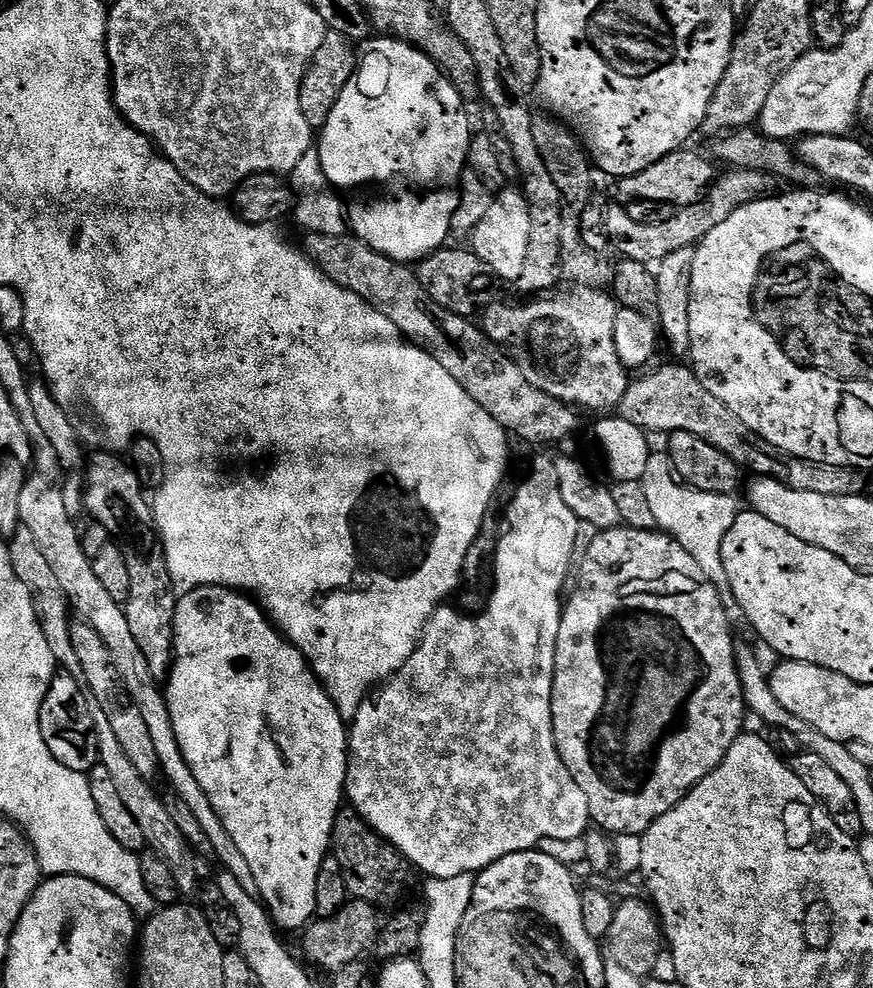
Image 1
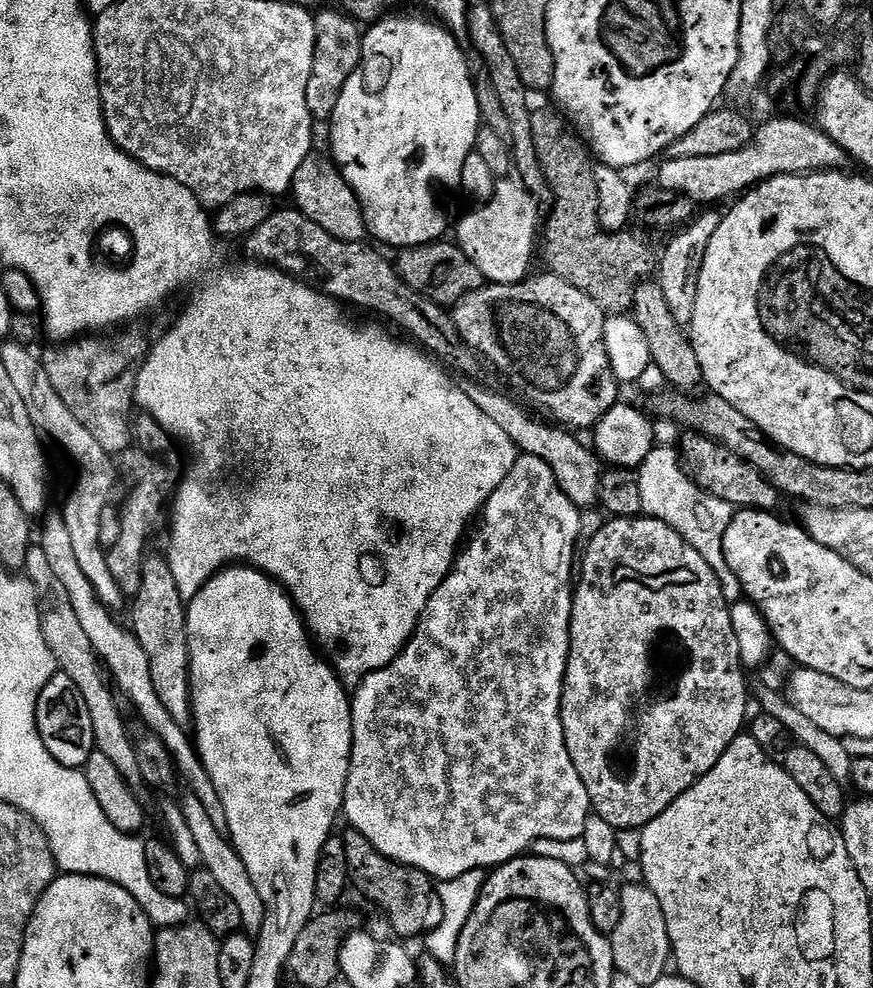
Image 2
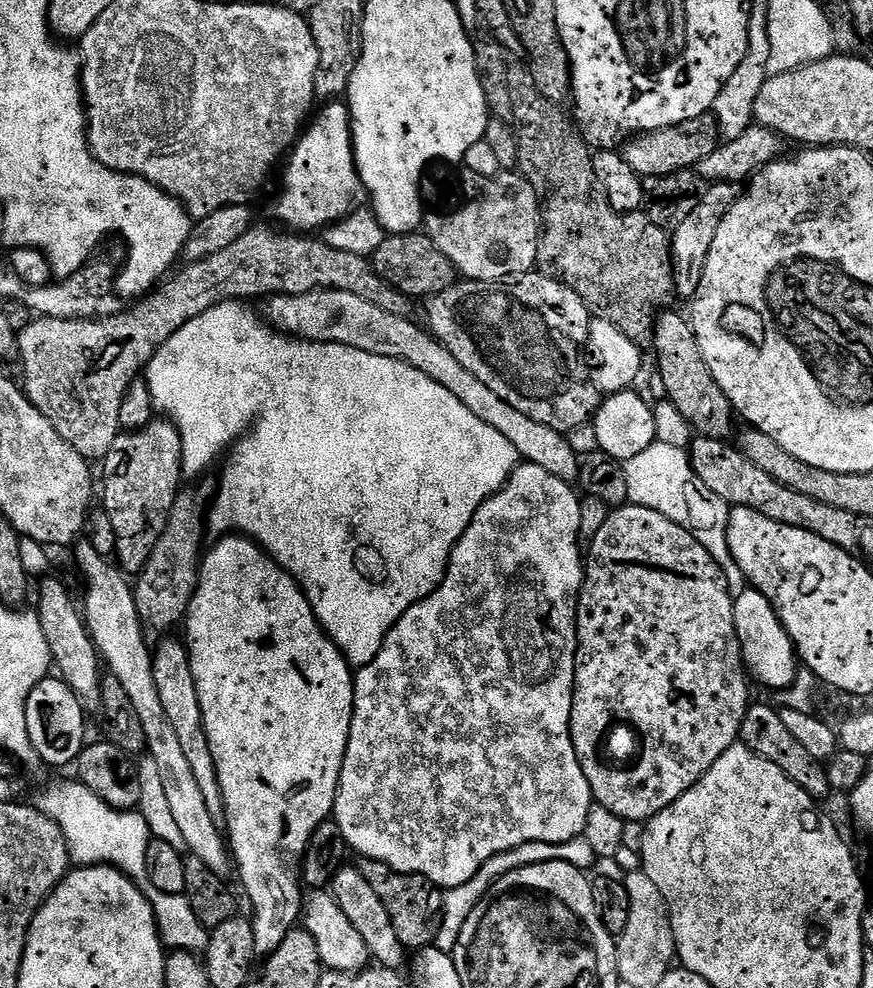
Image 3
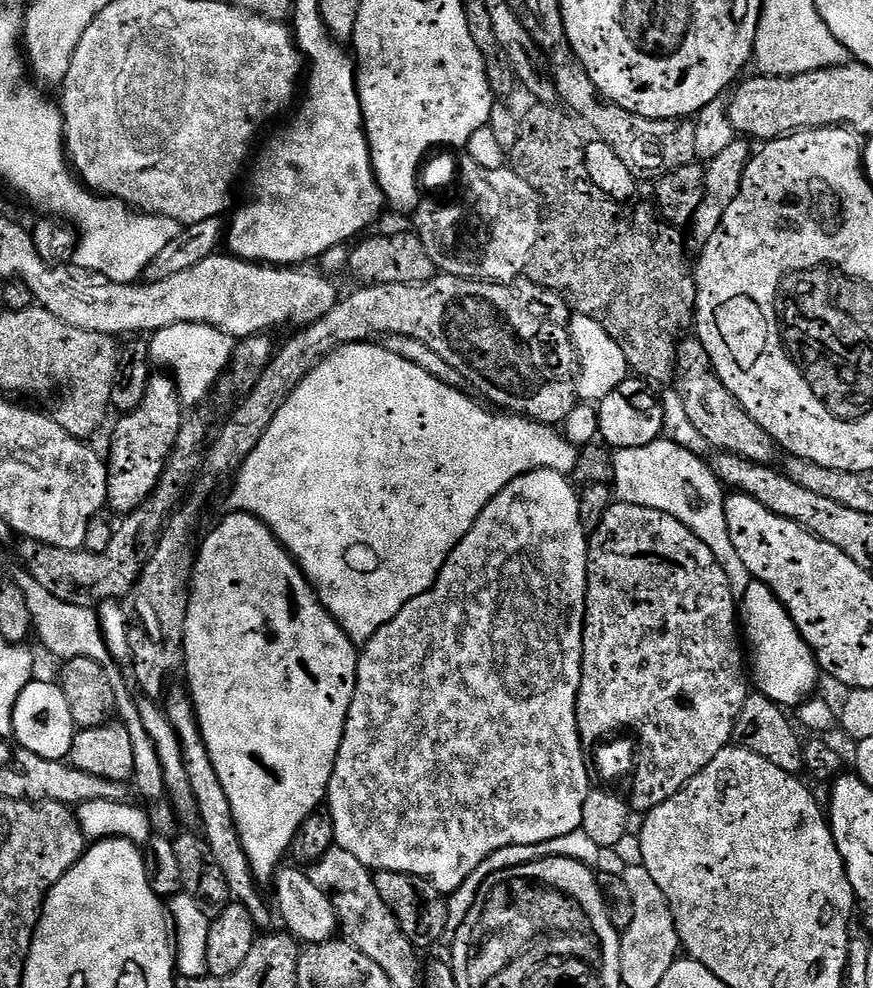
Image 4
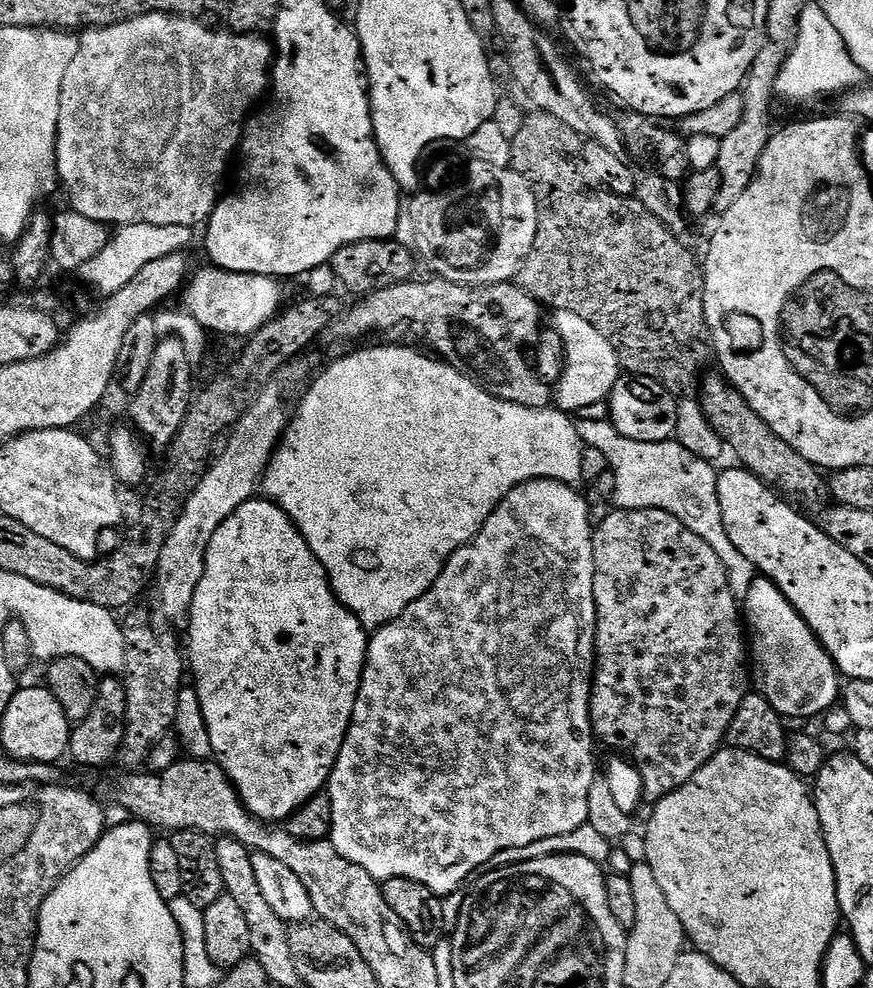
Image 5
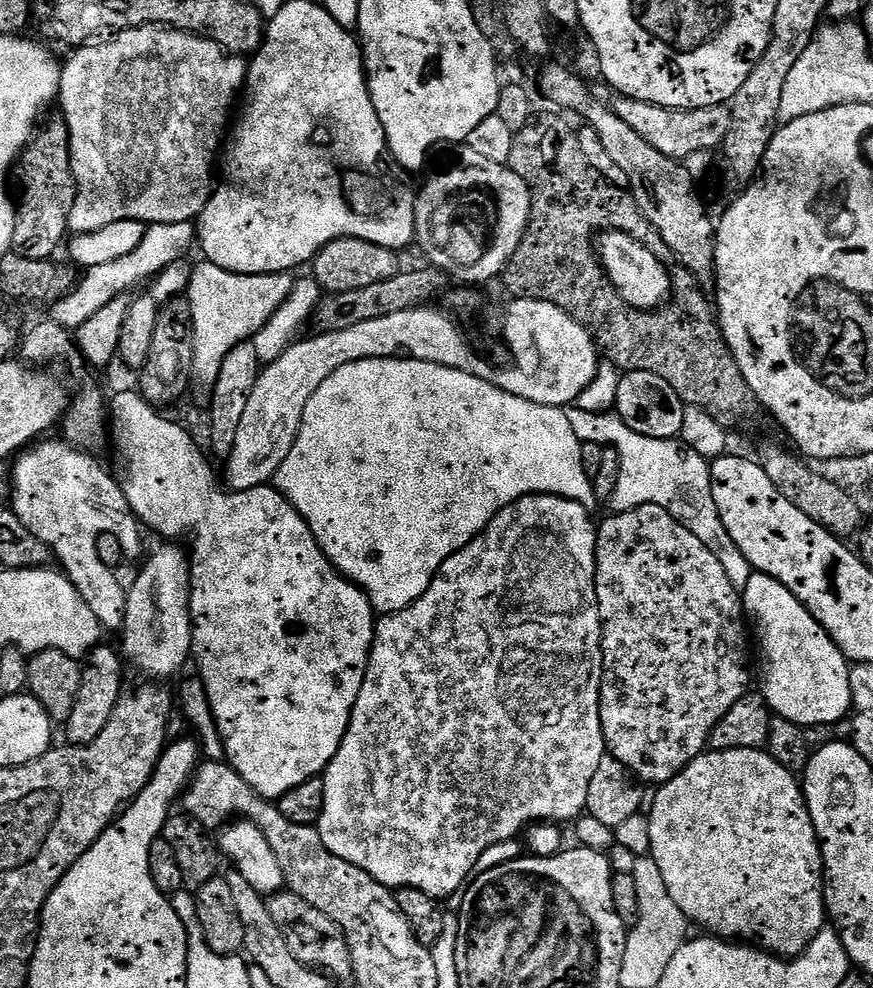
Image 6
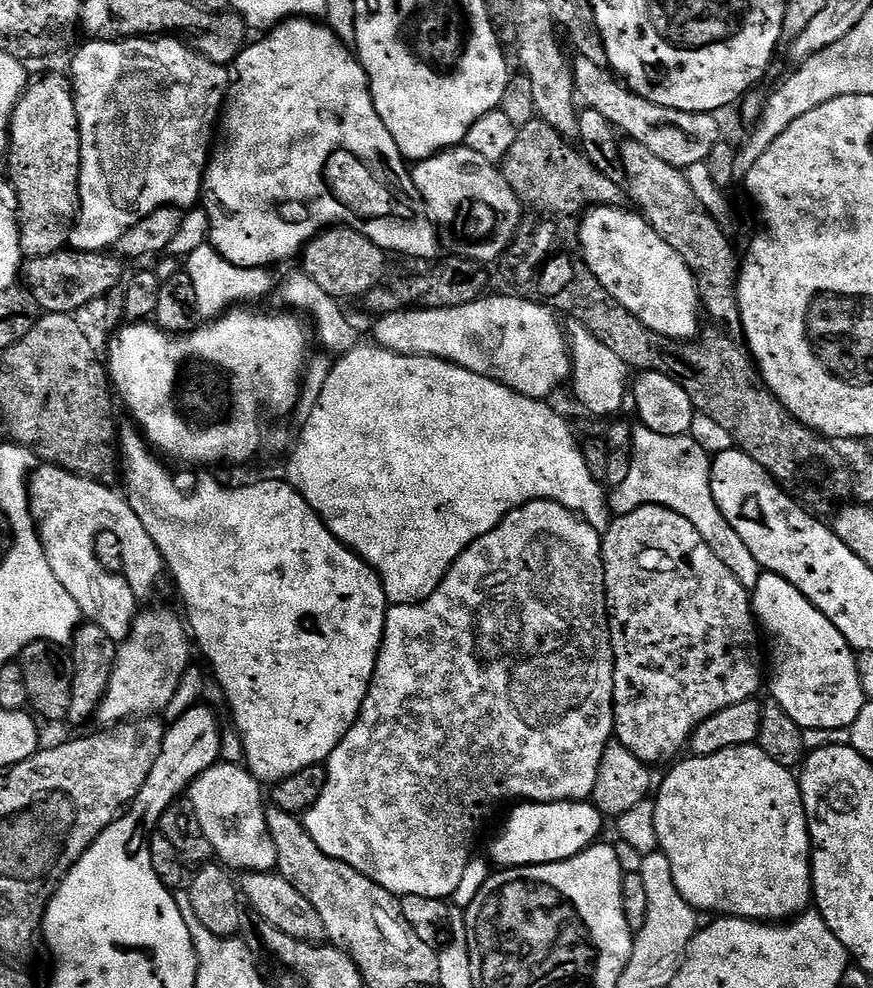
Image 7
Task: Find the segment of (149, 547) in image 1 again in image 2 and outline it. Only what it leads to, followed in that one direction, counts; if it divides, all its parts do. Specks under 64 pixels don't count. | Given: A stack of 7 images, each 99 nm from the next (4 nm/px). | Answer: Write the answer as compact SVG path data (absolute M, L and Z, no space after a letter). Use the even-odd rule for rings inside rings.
M149 555L145 559L140 588L131 604L130 632L140 643L142 650L146 650L146 658L150 662L150 678L154 678L158 702L166 706L166 711L170 718L174 718L174 722L185 726L191 725L186 602L178 594L178 582L174 582L174 574L170 574L170 566L163 555Z

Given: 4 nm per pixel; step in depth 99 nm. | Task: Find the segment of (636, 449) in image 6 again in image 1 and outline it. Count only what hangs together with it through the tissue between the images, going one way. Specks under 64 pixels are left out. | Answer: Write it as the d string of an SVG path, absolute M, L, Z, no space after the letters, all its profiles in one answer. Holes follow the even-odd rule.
M648 463L642 483L646 490L646 498L650 502L650 510L654 510L656 528L677 540L682 550L686 550L686 554L690 554L690 558L694 558L694 562L702 566L702 574L710 578L710 582L718 590L718 598L722 598L722 606L729 621L736 626L743 625L744 611L734 598L730 578L726 578L726 566L722 562L722 542L742 511L739 499L736 496L710 494L697 488L690 488L677 479L667 463Z

